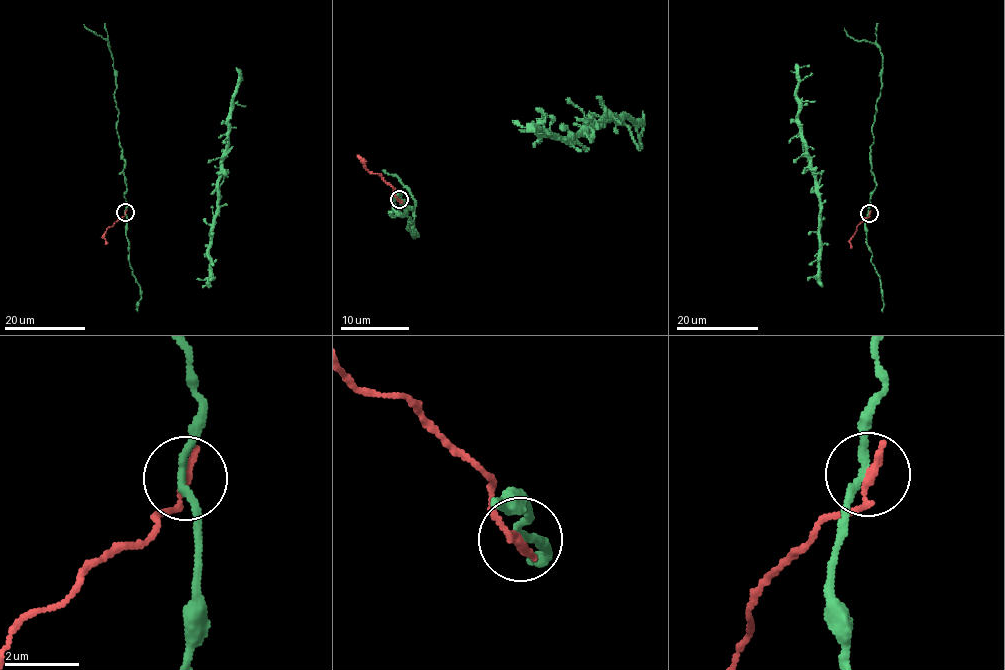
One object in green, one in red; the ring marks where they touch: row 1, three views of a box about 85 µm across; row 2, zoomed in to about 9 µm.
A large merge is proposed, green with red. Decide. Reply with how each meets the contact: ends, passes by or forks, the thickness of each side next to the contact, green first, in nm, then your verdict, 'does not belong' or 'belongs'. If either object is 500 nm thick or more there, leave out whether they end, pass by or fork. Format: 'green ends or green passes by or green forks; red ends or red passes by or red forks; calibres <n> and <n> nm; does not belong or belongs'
green passes by; red ends; calibres 190 and 280 nm; does not belong

